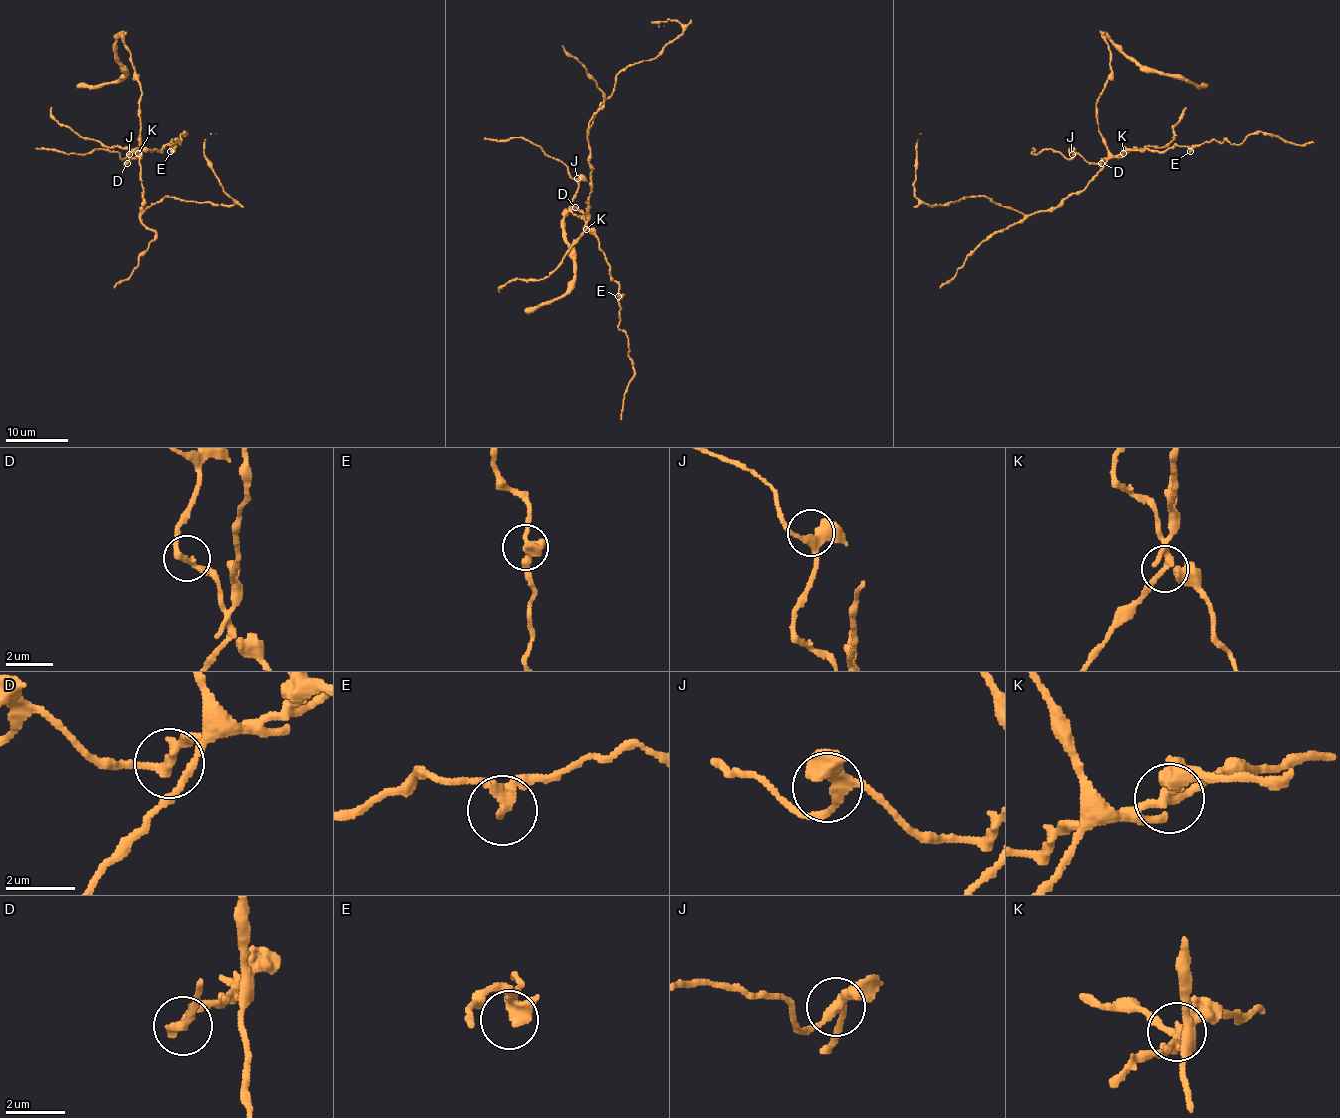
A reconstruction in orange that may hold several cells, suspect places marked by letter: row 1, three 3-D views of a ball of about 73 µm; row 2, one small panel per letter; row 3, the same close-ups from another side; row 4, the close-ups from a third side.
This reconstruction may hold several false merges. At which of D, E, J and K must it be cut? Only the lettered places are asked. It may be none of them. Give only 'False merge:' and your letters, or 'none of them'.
False merge: K

